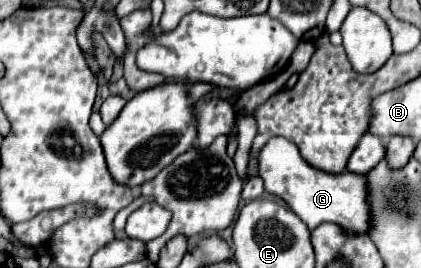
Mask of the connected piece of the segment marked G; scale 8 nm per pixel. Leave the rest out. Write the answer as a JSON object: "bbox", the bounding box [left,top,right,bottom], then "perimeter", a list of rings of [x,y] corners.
{"bbox":[259,137,371,233],"perimeter":[[[273,137],[261,149],[259,155],[259,173],[265,181],[265,191],[281,197],[291,211],[305,221],[309,229],[315,229],[321,223],[337,223],[349,231],[369,233],[371,229],[371,211],[367,205],[367,177],[351,175],[343,171],[339,175],[323,173],[319,169],[311,169],[299,155],[295,143],[287,141],[285,137]]]}

